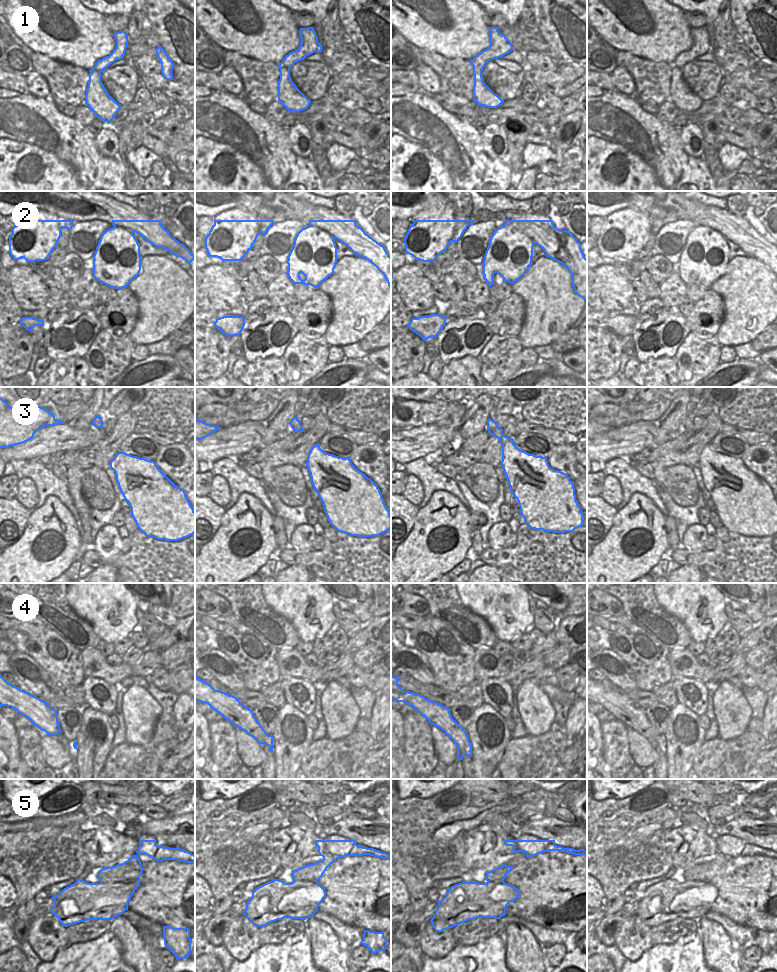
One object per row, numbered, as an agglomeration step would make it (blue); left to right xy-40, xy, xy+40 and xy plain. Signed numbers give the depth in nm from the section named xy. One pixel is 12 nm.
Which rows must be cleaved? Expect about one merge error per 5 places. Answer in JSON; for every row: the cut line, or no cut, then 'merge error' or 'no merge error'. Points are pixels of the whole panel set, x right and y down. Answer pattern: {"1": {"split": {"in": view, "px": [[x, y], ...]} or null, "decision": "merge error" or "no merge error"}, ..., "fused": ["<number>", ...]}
{"1": {"split": null, "decision": "no merge error"}, "2": {"split": {"in": "xy+40", "px": [[523, 220], [522, 231], [535, 243]]}, "decision": "merge error"}, "3": {"split": null, "decision": "no merge error"}, "4": {"split": null, "decision": "no merge error"}, "5": {"split": null, "decision": "no merge error"}, "fused": ["2"]}

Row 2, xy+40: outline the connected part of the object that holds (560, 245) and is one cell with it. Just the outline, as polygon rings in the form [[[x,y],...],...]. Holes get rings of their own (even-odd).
[[[524,220],[522,232],[543,249],[546,257],[569,270],[575,293],[587,303],[587,259],[573,234],[555,227],[553,220]]]

